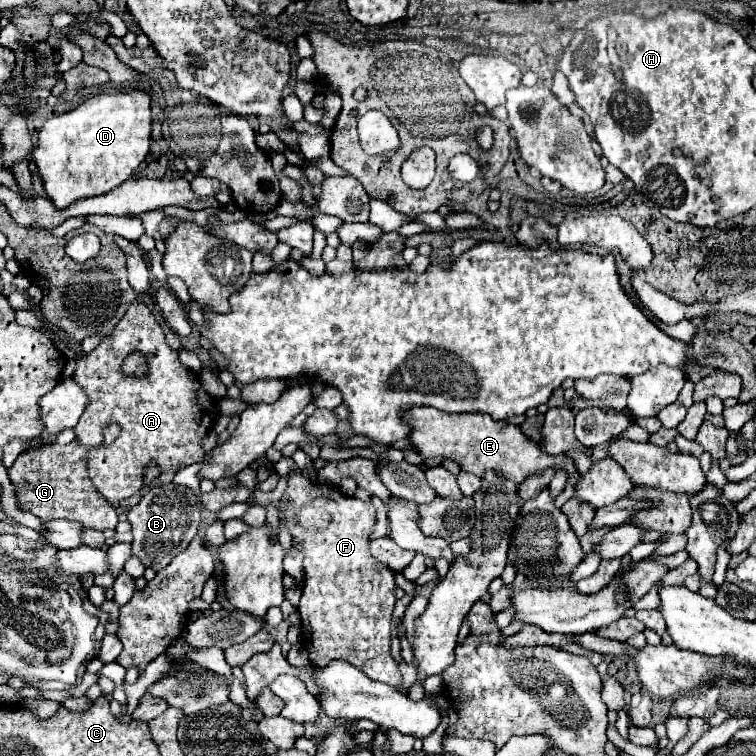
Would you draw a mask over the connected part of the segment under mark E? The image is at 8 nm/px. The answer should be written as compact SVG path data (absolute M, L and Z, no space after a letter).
M412 408L408 410L408 414L404 414L404 420L412 424L410 442L416 444L422 458L452 458L462 466L462 470L476 476L484 476L486 470L494 470L518 486L524 482L524 478L540 474L548 468L564 468L568 478L574 474L580 478L578 468L570 456L550 456L540 448L540 444L526 438L520 426L514 426L510 422L496 422L482 412L448 414L436 408Z

